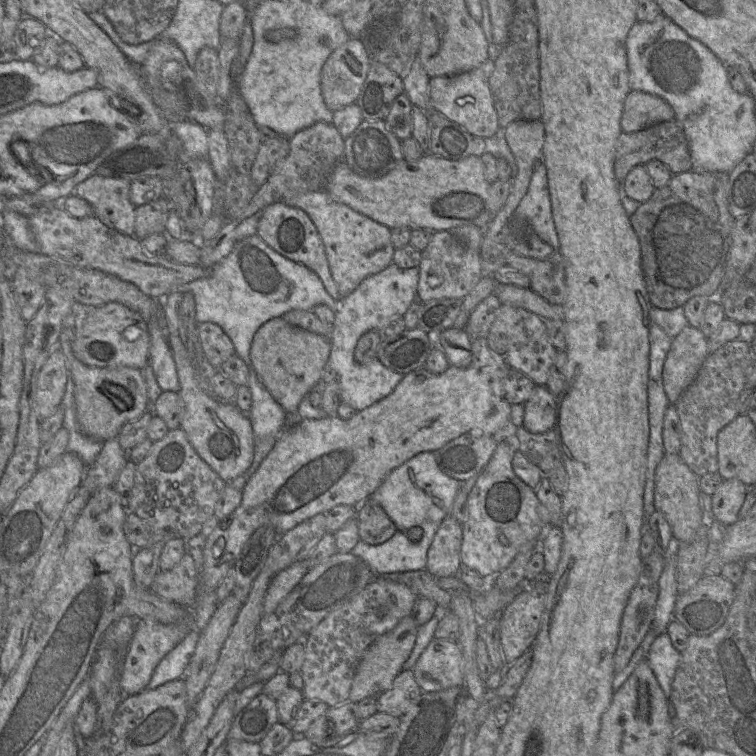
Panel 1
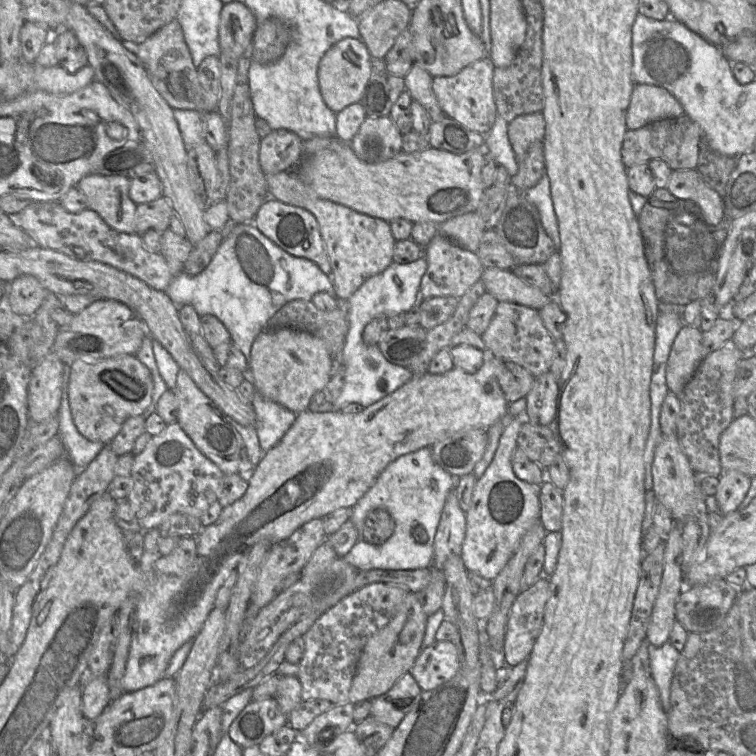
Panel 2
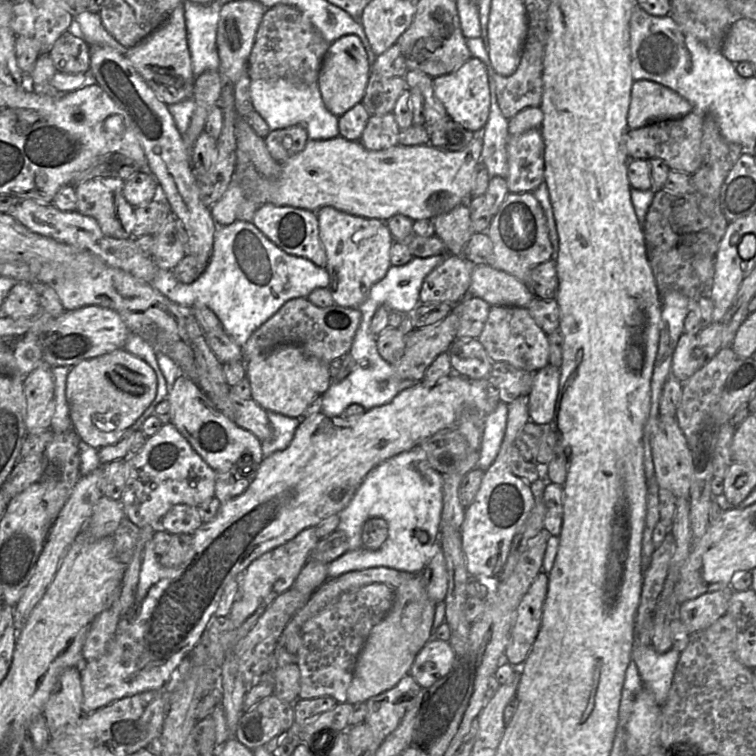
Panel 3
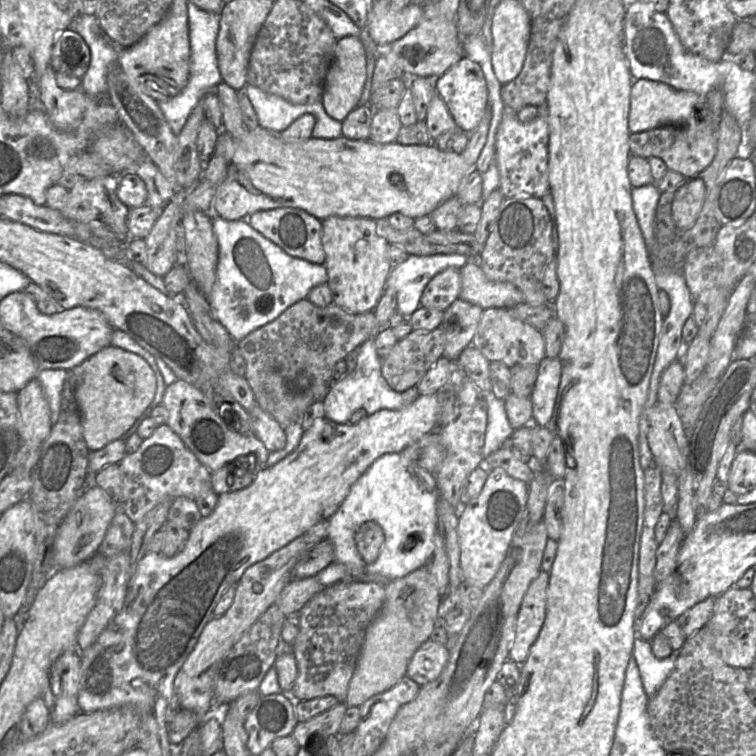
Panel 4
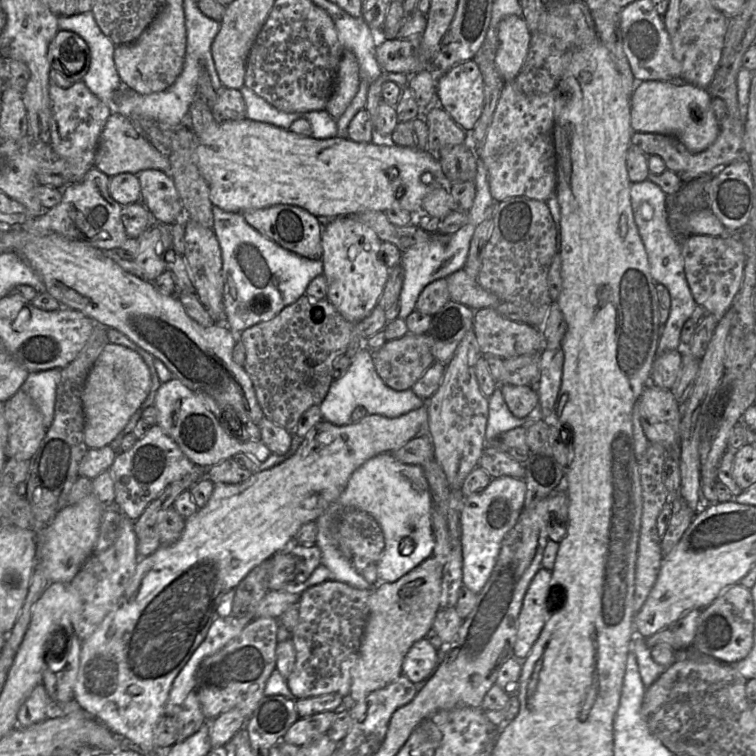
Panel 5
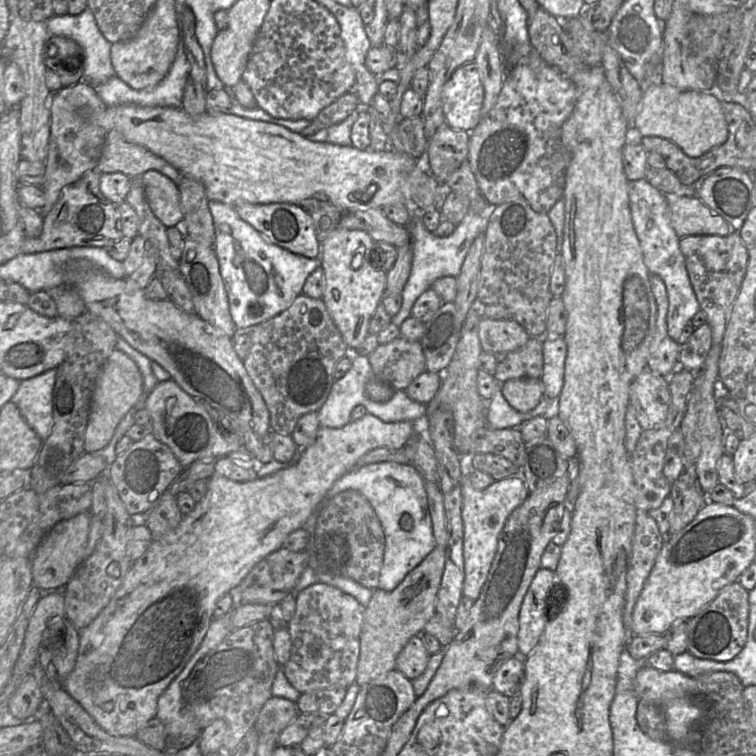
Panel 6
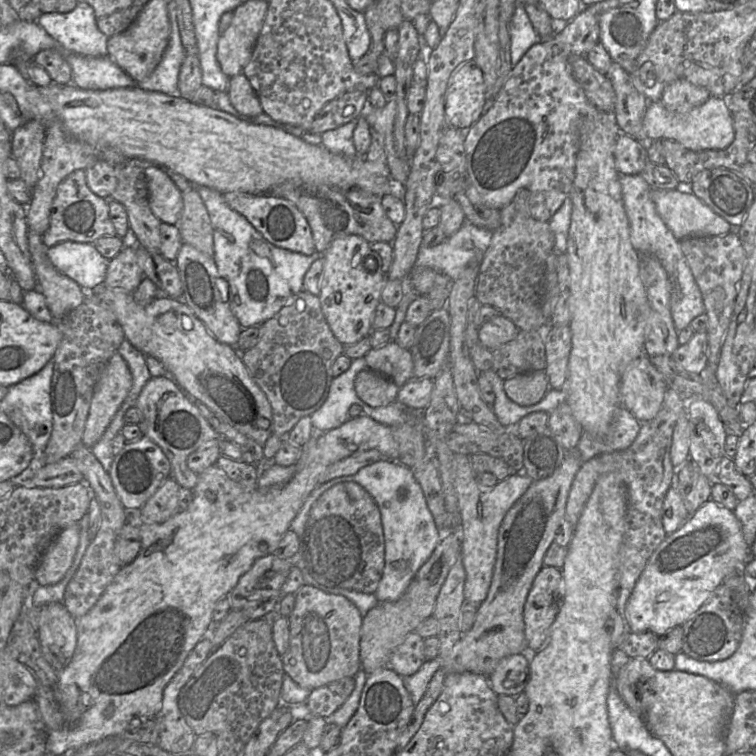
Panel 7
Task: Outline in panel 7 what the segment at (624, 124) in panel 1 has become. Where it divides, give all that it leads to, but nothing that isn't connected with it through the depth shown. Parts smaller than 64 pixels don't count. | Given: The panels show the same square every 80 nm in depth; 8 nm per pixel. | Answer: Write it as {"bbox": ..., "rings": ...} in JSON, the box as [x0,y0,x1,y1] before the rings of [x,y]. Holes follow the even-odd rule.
{"bbox":[643,96,735,151],"rings":[[[714,96],[685,114],[667,110],[661,101],[649,102],[643,119],[643,132],[646,141],[673,140],[692,151],[725,149],[735,138],[733,117],[726,100]]]}

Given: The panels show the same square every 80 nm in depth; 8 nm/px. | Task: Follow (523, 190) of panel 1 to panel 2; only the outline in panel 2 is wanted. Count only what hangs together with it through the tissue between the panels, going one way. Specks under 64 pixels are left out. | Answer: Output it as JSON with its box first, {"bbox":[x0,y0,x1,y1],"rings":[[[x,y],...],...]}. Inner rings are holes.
{"bbox":[508,112,545,163],"rings":[[[543,112],[521,115],[508,123],[508,139],[517,163],[524,158],[533,143],[543,142],[545,131]]]}

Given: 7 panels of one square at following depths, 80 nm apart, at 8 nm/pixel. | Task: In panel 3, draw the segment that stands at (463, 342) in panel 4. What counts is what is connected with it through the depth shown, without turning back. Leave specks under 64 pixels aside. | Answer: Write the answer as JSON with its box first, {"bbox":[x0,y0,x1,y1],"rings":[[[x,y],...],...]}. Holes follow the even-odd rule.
{"bbox":[453,294,491,339],"rings":[[[467,294],[457,304],[453,305],[453,310],[459,317],[456,339],[477,339],[484,328],[490,308],[491,305],[483,299]]]}

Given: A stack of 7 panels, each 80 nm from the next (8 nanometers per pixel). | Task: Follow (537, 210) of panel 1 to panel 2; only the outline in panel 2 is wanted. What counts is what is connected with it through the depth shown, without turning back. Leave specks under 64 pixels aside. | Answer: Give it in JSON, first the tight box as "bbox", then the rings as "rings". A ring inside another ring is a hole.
{"bbox":[525,172,559,251],"rings":[[[546,172],[535,186],[525,192],[525,198],[538,209],[543,228],[553,241],[555,251],[559,251],[558,223],[551,198],[550,181]]]}

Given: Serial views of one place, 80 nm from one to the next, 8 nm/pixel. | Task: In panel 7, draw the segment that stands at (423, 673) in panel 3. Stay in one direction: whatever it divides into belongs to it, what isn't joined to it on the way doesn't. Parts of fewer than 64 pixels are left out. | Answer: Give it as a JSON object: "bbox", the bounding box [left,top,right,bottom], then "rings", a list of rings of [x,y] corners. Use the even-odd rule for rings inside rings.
{"bbox":[388,632,425,677],"rings":[[[411,632],[394,649],[388,666],[401,677],[406,677],[416,673],[425,661],[424,639]]]}

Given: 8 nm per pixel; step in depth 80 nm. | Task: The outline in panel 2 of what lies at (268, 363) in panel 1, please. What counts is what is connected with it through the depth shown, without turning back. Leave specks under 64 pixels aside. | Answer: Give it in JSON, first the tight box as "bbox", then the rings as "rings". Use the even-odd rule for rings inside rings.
{"bbox":[246,328,332,415],"rings":[[[289,328],[263,330],[251,347],[246,376],[250,377],[257,392],[298,415],[308,409],[312,396],[327,386],[331,361],[332,356],[325,342],[316,336]]]}

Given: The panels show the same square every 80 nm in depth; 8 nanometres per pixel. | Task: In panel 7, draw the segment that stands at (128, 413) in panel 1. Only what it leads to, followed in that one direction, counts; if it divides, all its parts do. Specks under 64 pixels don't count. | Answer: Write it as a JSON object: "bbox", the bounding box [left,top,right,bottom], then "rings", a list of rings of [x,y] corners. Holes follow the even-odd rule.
{"bbox":[82,352,132,448],"rings":[[[116,352],[102,369],[94,386],[82,444],[91,448],[103,436],[132,386],[132,375],[123,357]]]}

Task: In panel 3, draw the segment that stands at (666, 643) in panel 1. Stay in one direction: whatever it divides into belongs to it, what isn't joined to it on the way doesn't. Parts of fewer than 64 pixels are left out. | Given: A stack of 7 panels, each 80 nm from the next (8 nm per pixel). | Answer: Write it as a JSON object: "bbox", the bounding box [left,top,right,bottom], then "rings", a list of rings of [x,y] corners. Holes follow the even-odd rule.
{"bbox":[632,645,680,707],"rings":[[[652,645],[633,646],[632,660],[642,683],[660,707],[666,703],[679,656],[680,652],[672,648],[659,654]]]}

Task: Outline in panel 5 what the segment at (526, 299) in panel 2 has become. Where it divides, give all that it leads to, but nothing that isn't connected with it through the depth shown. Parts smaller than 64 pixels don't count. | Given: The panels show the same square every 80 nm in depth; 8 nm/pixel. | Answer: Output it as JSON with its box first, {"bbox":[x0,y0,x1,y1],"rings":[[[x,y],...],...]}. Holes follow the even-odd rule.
{"bbox":[446,268,501,311],"rings":[[[462,268],[446,277],[450,300],[461,303],[473,311],[496,308],[501,301],[483,289],[477,279],[470,277]]]}

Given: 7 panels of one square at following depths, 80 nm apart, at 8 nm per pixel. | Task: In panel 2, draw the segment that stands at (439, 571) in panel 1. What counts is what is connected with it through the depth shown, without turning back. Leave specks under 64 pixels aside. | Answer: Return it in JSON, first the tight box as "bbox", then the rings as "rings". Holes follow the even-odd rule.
{"bbox":[433,486,466,572],"rings":[[[456,486],[447,495],[434,539],[433,566],[442,572],[445,562],[453,555],[461,555],[465,538],[466,516],[456,497]]]}

